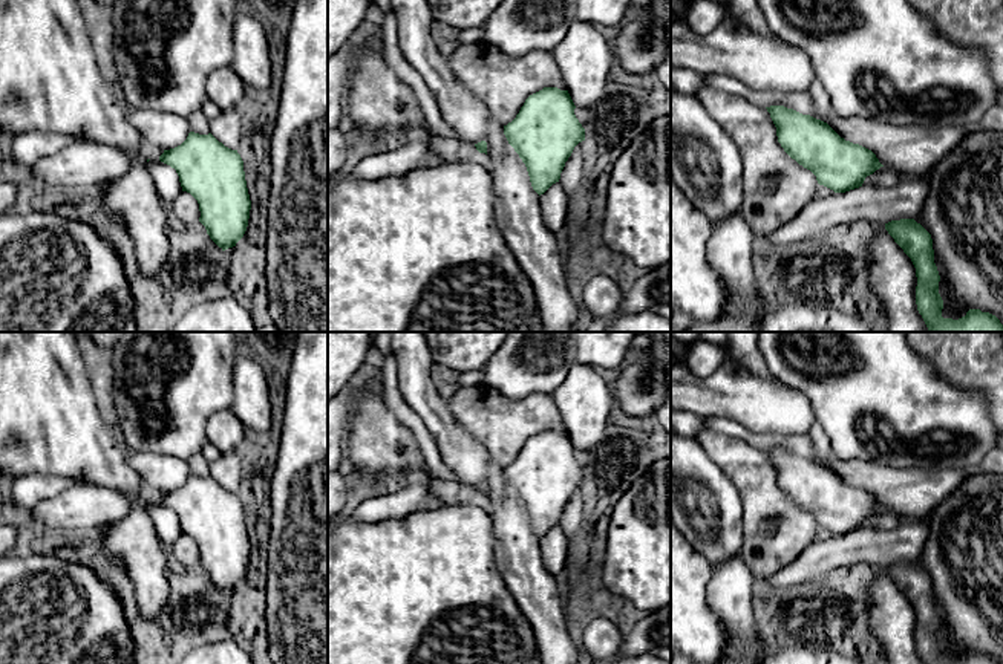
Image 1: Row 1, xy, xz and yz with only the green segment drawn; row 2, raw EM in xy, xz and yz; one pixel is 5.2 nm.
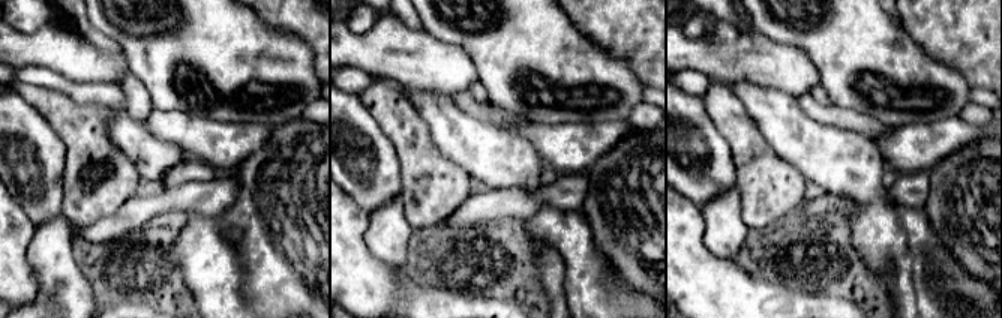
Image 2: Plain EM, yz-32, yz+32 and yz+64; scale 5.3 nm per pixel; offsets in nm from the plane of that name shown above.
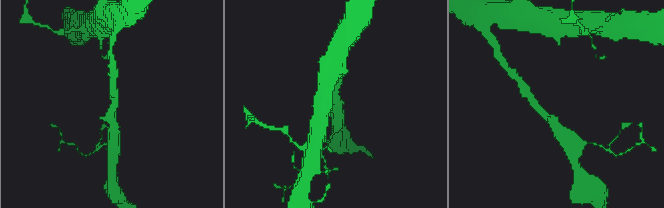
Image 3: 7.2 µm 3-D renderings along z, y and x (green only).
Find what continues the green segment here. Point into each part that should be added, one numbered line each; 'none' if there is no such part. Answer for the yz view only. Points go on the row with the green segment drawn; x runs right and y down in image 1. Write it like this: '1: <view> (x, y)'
none

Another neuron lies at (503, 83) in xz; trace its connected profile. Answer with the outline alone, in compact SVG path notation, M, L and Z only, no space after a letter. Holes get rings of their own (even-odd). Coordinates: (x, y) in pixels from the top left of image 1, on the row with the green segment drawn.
M484 41L456 44L447 50L447 64L502 127L516 118L530 95L544 87L567 90L560 69L547 50L513 58Z

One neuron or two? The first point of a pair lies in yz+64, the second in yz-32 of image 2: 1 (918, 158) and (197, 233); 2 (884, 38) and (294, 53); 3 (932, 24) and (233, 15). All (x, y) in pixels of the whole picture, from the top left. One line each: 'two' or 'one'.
1: two
2: one
3: two

